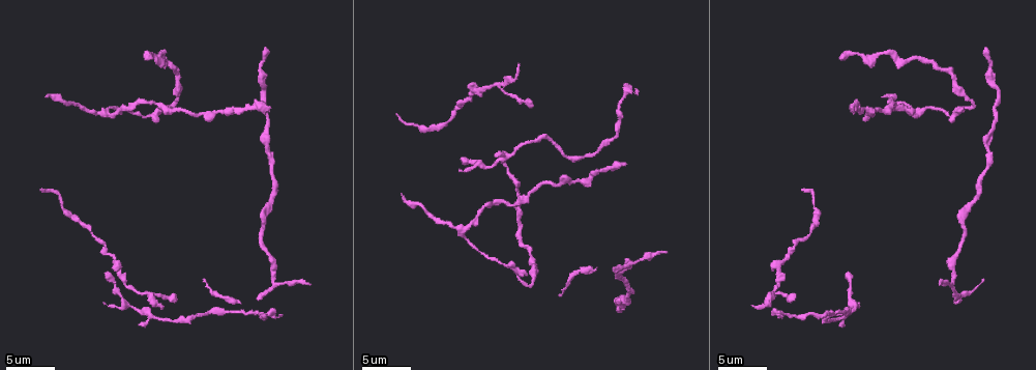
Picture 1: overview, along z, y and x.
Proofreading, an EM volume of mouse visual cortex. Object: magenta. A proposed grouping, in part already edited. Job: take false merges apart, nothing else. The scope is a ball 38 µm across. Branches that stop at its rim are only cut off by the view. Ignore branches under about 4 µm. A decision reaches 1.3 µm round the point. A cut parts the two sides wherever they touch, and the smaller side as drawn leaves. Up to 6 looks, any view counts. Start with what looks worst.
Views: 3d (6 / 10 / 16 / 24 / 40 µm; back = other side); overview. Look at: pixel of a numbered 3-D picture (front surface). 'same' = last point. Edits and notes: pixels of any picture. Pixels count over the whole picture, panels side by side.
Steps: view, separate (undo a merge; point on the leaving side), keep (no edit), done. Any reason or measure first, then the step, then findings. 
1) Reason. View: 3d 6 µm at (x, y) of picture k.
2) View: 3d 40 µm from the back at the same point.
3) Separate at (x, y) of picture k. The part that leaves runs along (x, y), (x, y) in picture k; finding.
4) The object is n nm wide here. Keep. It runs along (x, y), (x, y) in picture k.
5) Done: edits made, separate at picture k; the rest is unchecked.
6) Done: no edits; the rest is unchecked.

Two arms in line, one across. View: 3d 10 µm at (178, 87) of picture 1.

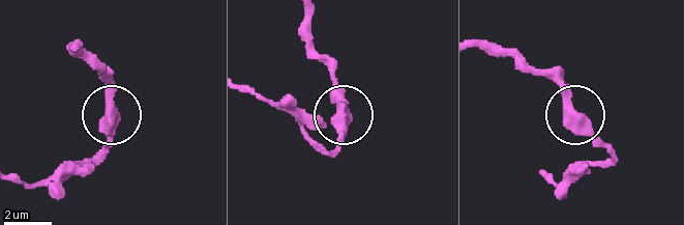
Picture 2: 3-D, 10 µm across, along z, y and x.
3 arms meet here. Keep. One cell here.

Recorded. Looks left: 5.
A fork. View: 3d 10 µm at (463, 230) of picture 1.

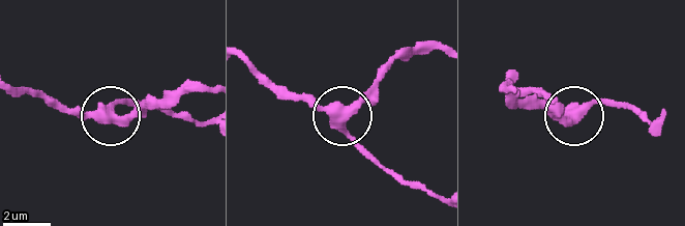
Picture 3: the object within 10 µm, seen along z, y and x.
Keep. It runs along (280, 93), (344, 115), (383, 78) in picture 3; one cell here.

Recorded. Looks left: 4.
Calibre changes. View: 3d 10 µm at (886, 52) of picture 1.

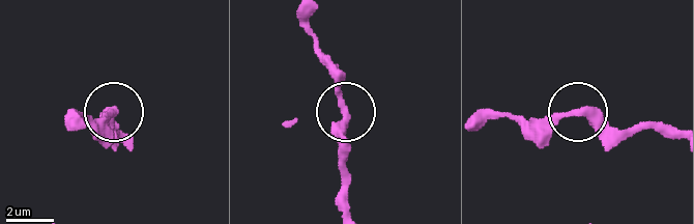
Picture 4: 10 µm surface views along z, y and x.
Keep. It runs along (349, 208), (346, 108), (322, 50) in picture 4; continuous, no second cell.

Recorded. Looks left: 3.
Done: no edits; the rest is unchecked.

